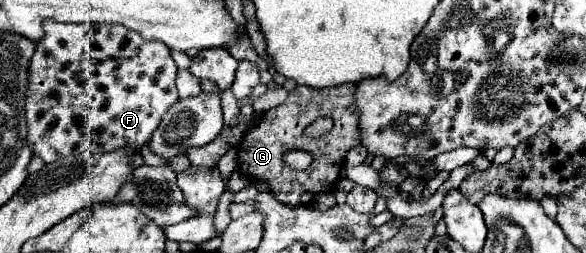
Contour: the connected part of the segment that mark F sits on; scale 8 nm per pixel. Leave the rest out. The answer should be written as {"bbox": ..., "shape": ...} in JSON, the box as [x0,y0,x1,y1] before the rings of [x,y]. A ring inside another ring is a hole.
{"bbox":[25,21,179,163],"shape":[[[45,21],[45,39],[41,39],[37,43],[37,51],[31,59],[31,71],[29,71],[29,91],[27,91],[27,103],[25,103],[27,127],[29,127],[27,139],[33,145],[35,155],[39,155],[45,163],[53,163],[67,155],[81,155],[85,151],[107,153],[107,151],[115,151],[115,149],[141,149],[149,141],[151,133],[159,127],[165,111],[169,111],[169,107],[179,101],[175,79],[177,79],[177,65],[171,57],[171,49],[165,47],[165,43],[145,41],[145,39],[141,39],[141,35],[137,35],[135,31],[129,31],[127,27],[121,27],[121,25],[105,25],[105,23],[65,25],[65,23]]]}

